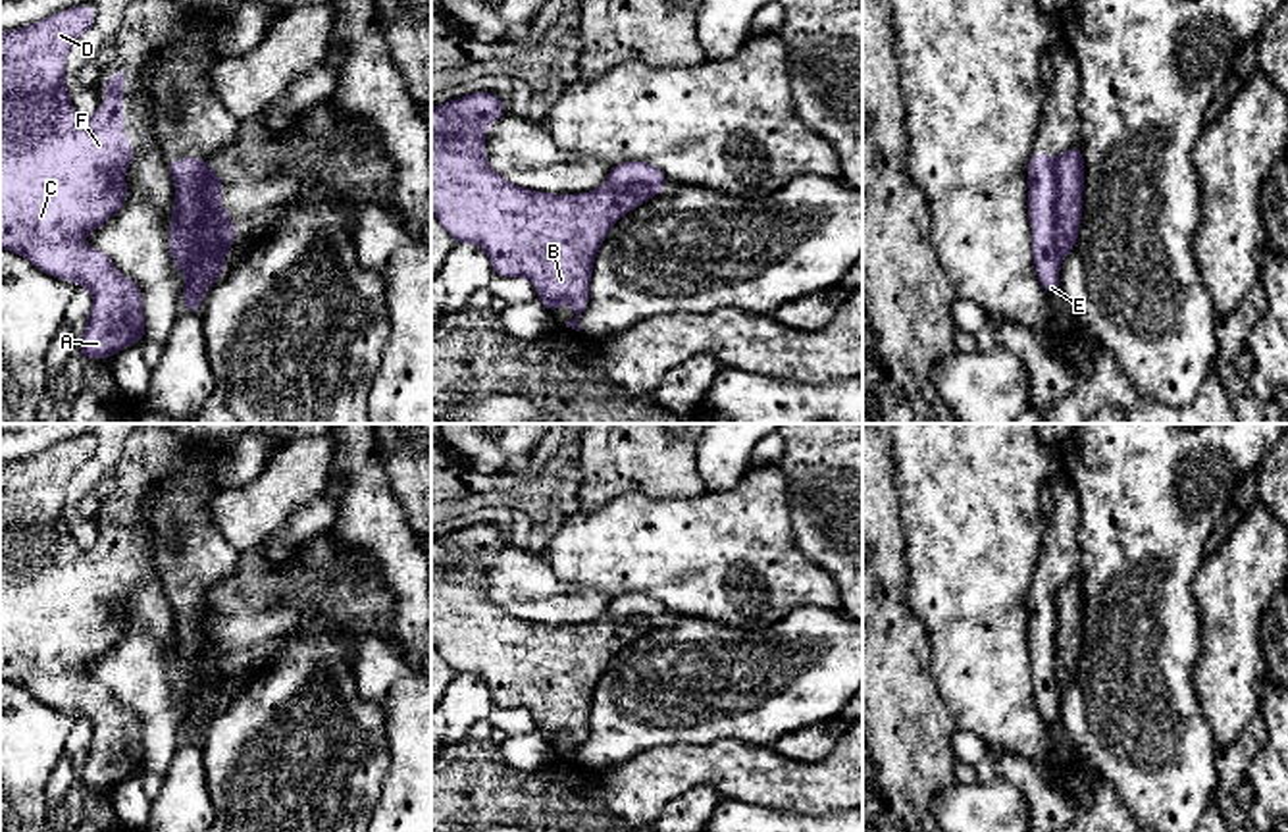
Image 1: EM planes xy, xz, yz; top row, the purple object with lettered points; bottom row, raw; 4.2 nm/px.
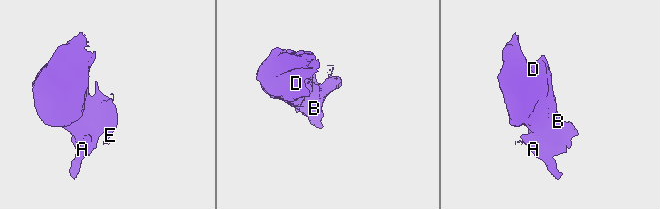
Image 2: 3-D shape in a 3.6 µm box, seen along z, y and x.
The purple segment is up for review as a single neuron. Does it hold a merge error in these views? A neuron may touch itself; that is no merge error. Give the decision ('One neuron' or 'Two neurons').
Two neurons

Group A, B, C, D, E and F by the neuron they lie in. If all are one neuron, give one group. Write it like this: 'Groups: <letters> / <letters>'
Groups: A B C D F / E

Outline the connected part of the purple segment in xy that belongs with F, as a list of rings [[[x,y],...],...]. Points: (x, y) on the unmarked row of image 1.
[[[73,437],[35,456],[0,464],[0,680],[90,722],[92,738],[79,782],[100,792],[144,770],[144,747],[139,715],[125,709],[102,682],[83,674],[125,636],[125,603],[133,591],[121,539],[125,501],[106,508],[106,533],[90,549],[75,545],[67,524],[67,483],[94,451],[92,437]]]

